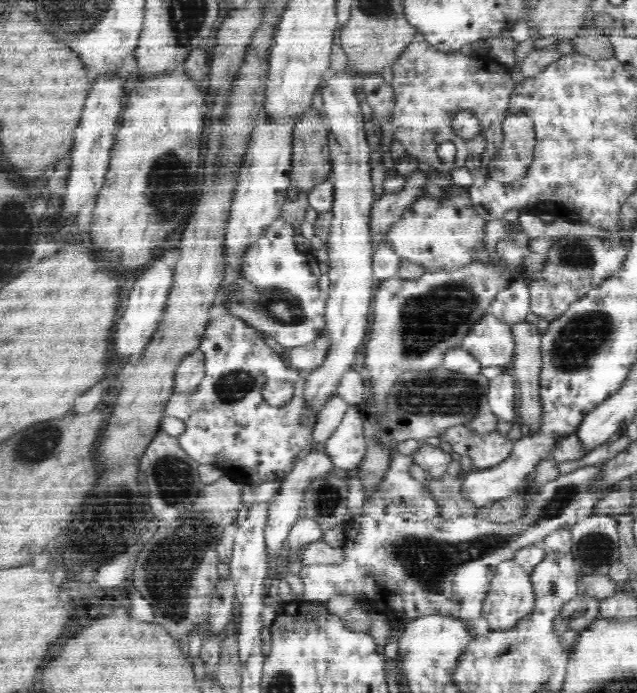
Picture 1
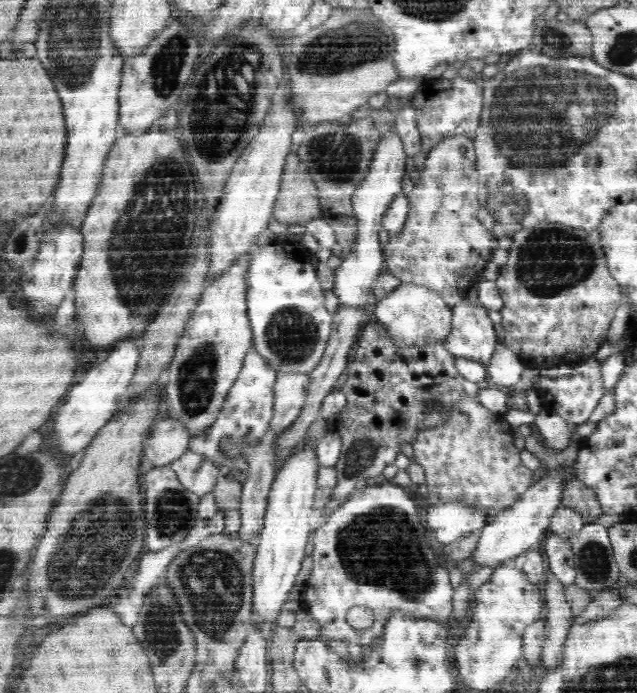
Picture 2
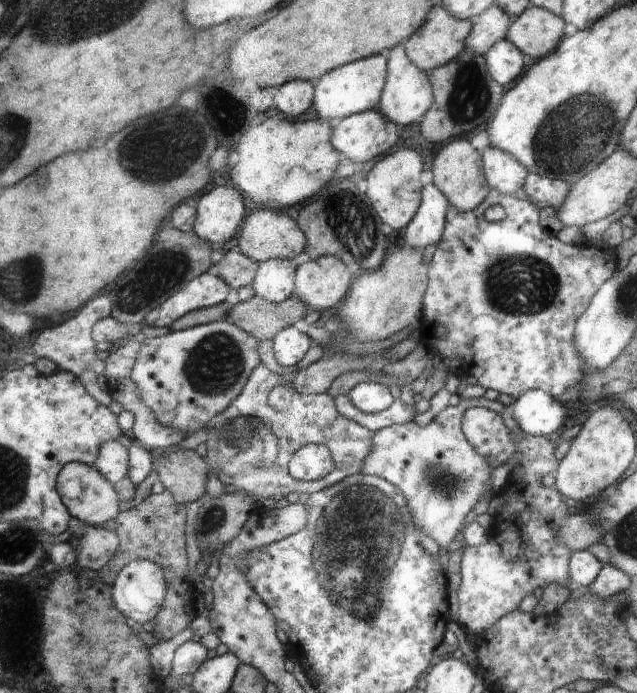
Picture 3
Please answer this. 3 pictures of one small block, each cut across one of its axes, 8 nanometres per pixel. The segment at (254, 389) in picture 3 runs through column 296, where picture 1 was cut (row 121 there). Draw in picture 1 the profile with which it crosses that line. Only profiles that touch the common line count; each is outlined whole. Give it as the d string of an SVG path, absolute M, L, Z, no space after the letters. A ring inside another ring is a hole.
M417 33L412 42L404 49L404 52L393 61L392 70L393 79L390 85L395 92L396 102L392 110L393 119L386 126L385 131L391 134L397 142L404 145L407 155L413 157L419 164L430 166L436 174L448 175L455 168L476 164L478 158L486 150L486 137L476 135L470 140L462 140L456 136L450 126L453 114L459 110L472 111L478 118L482 130L490 128L502 115L507 115L508 103L516 84L510 77L511 67L492 57L472 58L472 56L464 56L464 54L444 54L442 49L434 48L425 39L423 33ZM442 142L452 142L456 146L456 159L452 164L444 164L438 157L436 148Z

